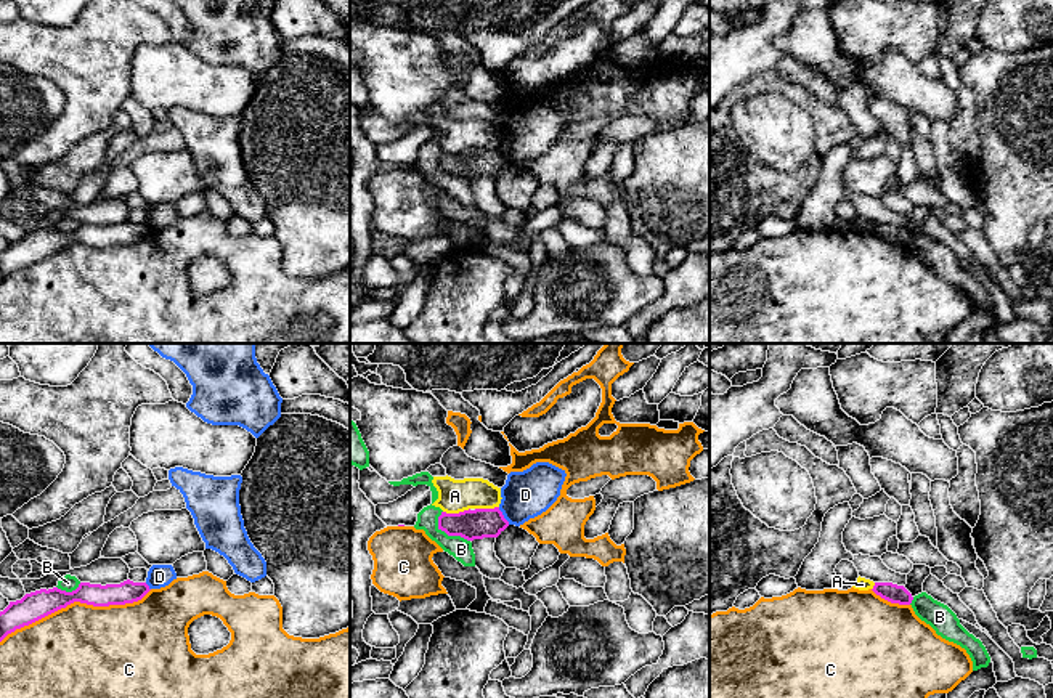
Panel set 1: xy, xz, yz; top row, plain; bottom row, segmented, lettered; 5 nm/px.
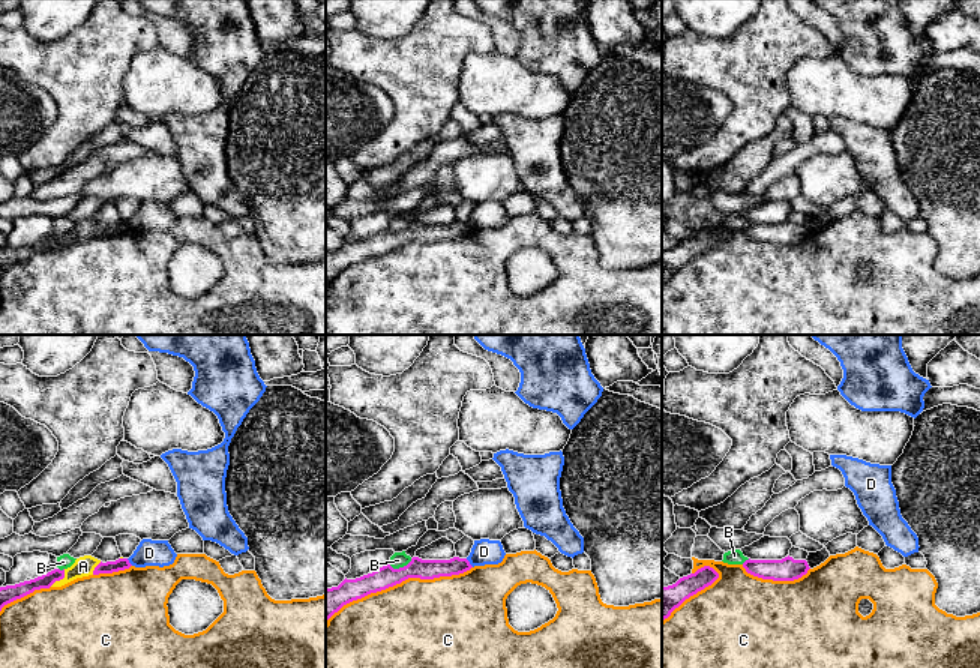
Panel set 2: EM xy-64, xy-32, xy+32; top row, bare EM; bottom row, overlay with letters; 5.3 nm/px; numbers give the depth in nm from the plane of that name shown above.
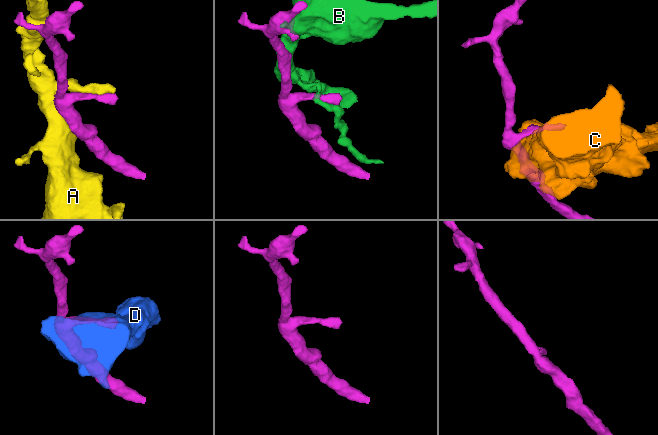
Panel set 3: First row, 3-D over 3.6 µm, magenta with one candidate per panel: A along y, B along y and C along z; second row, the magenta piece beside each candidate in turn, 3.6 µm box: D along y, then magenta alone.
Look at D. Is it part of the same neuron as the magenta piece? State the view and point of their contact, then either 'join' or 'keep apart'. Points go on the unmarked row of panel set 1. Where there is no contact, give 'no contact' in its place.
xz (503, 156) | keep apart

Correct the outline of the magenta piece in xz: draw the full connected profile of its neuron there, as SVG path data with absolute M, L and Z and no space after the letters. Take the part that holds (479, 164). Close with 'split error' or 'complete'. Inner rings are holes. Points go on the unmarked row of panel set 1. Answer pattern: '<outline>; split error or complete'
M499 148L494 149L475 149L459 154L441 152L438 157L438 170L448 177L461 177L467 181L498 178L509 162L504 159Z; complete

